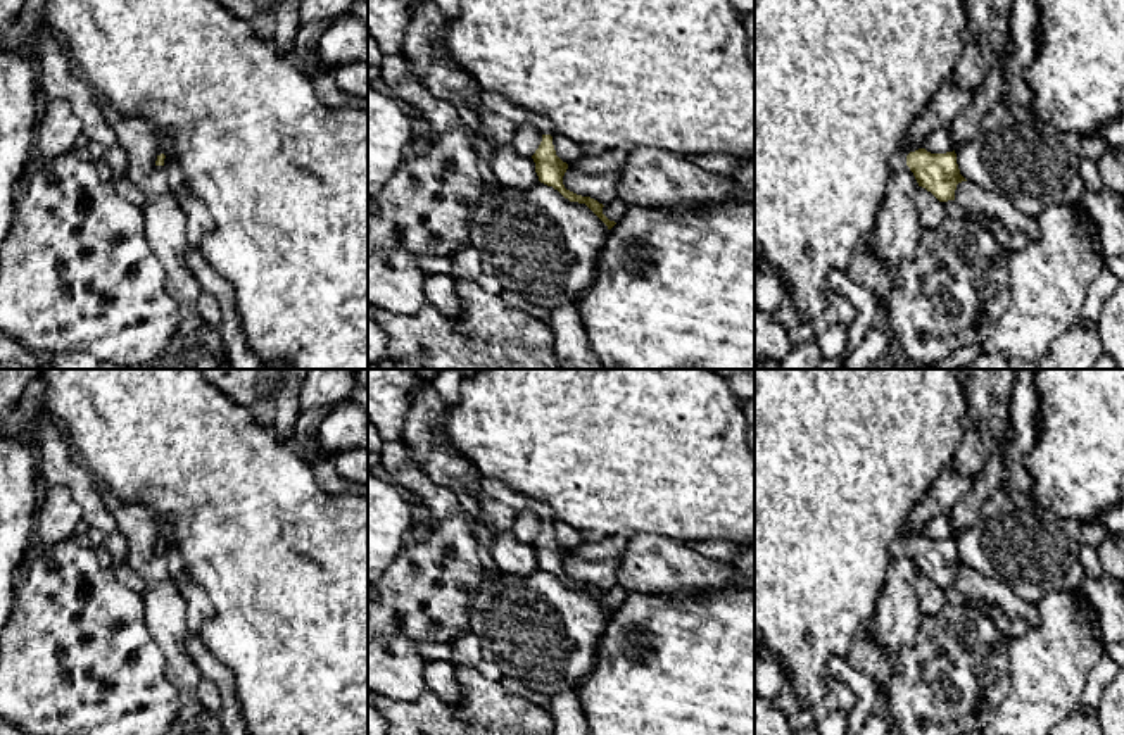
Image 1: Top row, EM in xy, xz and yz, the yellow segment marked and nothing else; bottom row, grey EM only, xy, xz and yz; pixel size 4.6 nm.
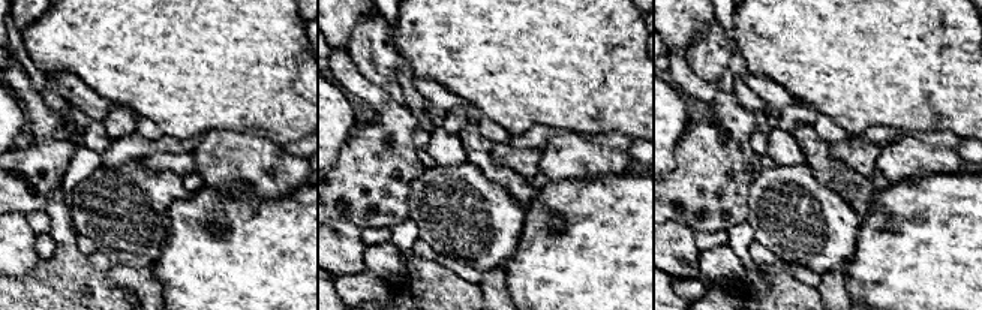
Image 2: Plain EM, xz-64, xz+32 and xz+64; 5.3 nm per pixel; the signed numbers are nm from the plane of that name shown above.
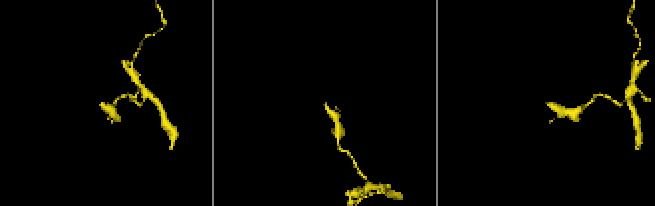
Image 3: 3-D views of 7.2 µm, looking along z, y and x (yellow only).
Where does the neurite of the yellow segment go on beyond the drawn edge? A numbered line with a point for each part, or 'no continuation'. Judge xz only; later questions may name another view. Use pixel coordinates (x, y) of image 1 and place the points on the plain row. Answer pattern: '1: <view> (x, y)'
1: xz (494, 489)

